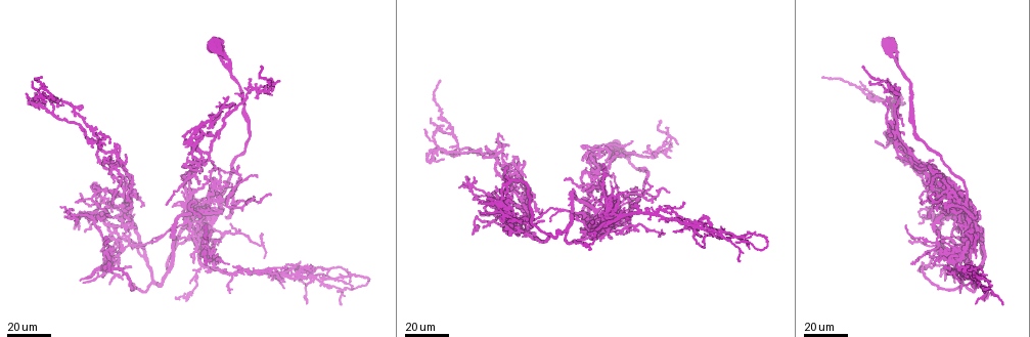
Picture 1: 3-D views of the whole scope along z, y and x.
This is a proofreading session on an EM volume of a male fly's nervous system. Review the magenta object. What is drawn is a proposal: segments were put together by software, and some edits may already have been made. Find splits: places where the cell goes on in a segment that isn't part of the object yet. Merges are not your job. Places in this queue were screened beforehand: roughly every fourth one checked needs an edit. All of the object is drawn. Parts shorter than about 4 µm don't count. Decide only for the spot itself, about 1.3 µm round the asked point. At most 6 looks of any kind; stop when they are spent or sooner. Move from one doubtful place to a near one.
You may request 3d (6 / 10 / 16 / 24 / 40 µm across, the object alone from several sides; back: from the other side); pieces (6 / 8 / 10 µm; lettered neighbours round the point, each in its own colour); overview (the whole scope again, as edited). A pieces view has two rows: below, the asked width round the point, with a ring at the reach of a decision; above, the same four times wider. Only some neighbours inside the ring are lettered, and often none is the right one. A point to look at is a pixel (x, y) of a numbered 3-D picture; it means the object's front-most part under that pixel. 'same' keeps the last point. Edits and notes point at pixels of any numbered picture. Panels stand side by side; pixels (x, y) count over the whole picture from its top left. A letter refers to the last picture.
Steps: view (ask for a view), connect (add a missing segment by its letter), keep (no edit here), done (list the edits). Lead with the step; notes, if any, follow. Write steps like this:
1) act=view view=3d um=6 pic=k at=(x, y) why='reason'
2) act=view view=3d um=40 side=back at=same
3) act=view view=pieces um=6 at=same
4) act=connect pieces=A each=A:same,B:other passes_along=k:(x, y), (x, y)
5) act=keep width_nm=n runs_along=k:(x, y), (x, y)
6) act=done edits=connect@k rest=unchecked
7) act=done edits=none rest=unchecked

act=view view=3d um=24 pic=1 at=(584, 159)

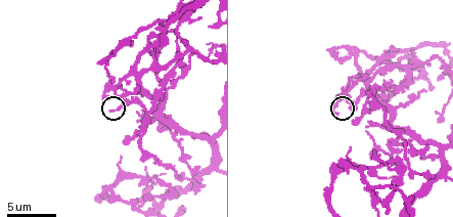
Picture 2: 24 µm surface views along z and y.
act=view view=pieces um=10 pic=2 at=(106, 96)

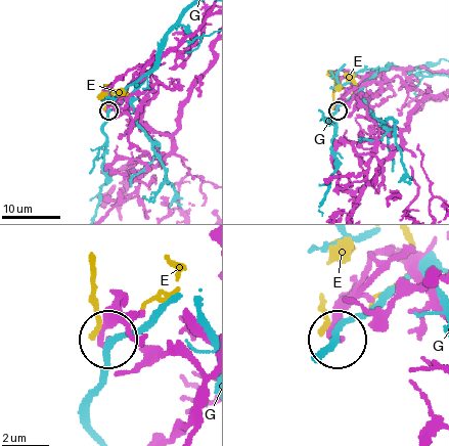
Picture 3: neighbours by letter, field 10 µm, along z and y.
act=keep each=E:other,G:other found='none of them fits'

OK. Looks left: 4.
act=view view=3d um=40 pic=1 at=(214, 162) why='an open end'

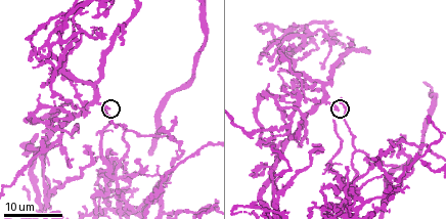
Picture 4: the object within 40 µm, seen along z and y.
act=view view=pieces um=6 pic=4 at=(107, 107)

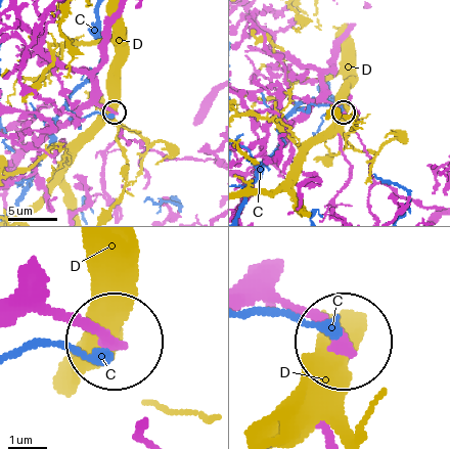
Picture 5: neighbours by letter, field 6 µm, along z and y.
act=keep each=C:other,D:other runs_along=5:(17, 315), (56, 312), (111, 338) found='no lettered segment goes on from it'

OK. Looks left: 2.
act=view view=3d um=40 pic=1 at=(110, 156) why='branch stops here'

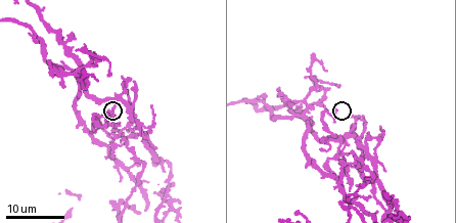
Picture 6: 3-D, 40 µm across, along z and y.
act=view view=pieces um=10 pic=6 at=(335, 109)

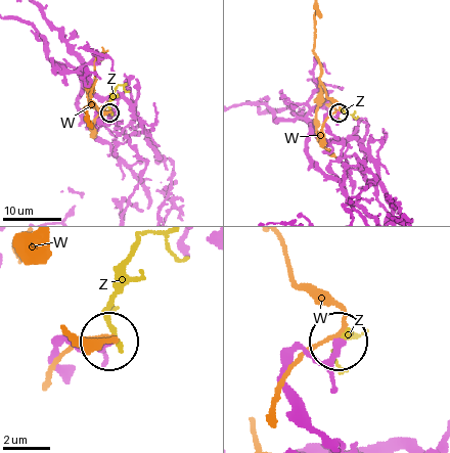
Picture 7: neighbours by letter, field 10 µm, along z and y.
act=keep each=W:other,Z:other found='none of them fits'

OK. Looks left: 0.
act=done edits=none rest=unchecked

